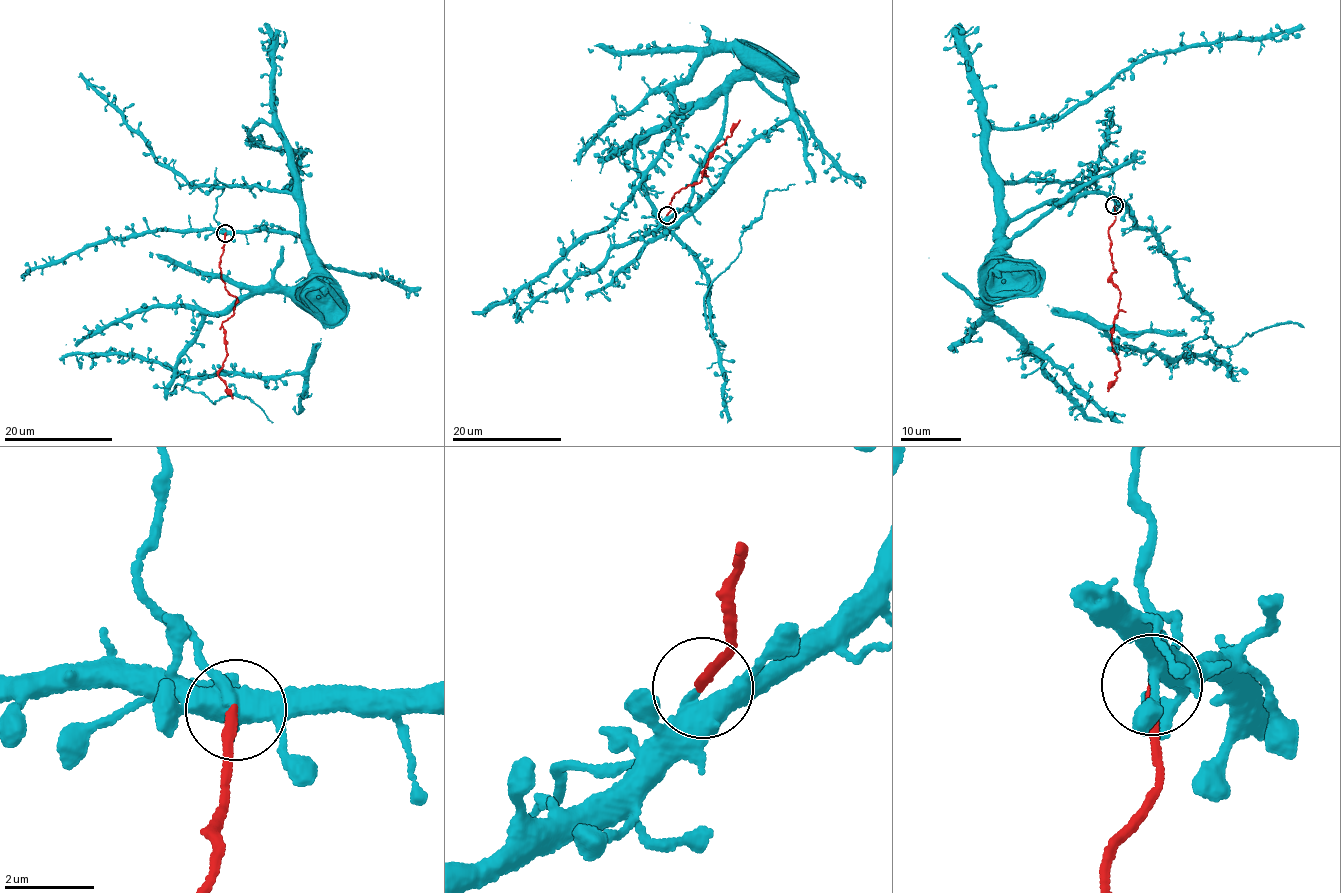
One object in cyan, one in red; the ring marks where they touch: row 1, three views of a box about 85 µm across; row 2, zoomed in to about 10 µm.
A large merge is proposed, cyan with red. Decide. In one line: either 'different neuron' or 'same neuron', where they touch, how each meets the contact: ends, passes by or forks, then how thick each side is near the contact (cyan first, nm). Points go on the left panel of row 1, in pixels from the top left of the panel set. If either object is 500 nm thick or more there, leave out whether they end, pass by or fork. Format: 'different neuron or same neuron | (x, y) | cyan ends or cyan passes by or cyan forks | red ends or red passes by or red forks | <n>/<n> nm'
same neuron | (225, 233) | cyan forks | red ends | 320/200 nm

